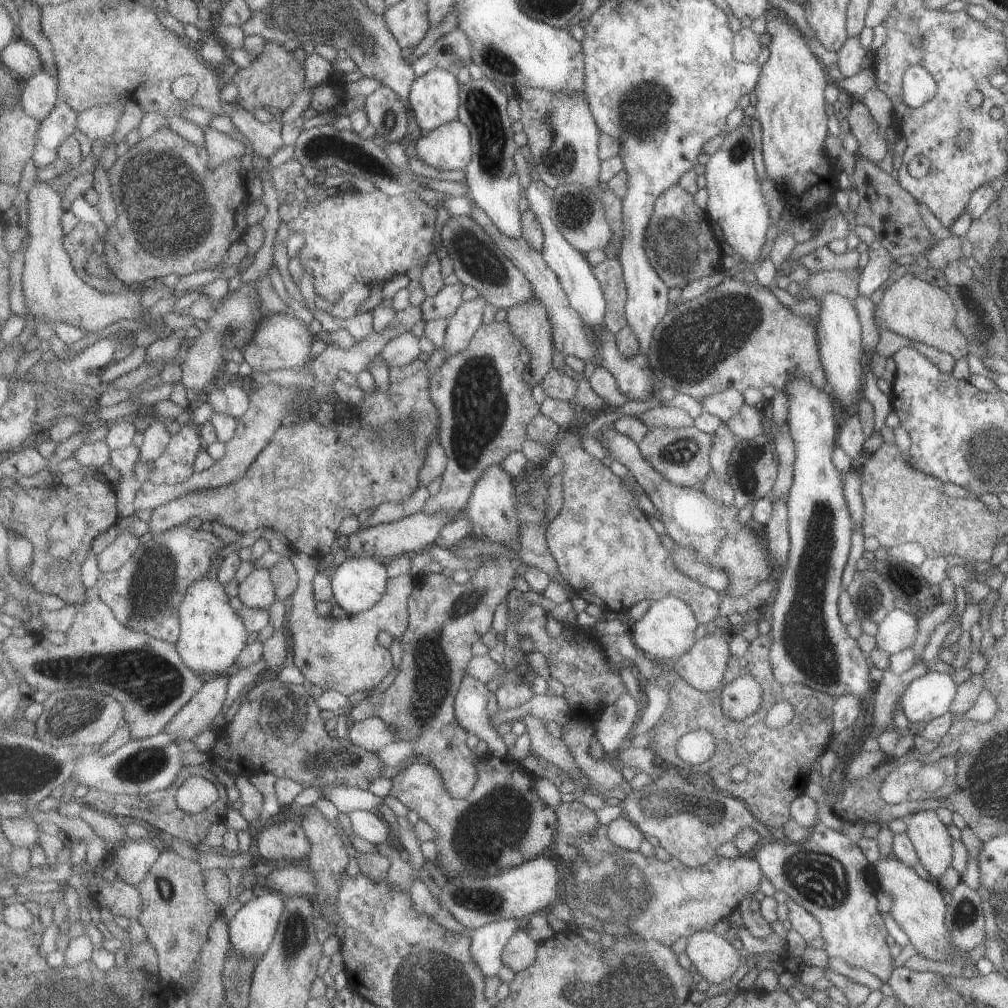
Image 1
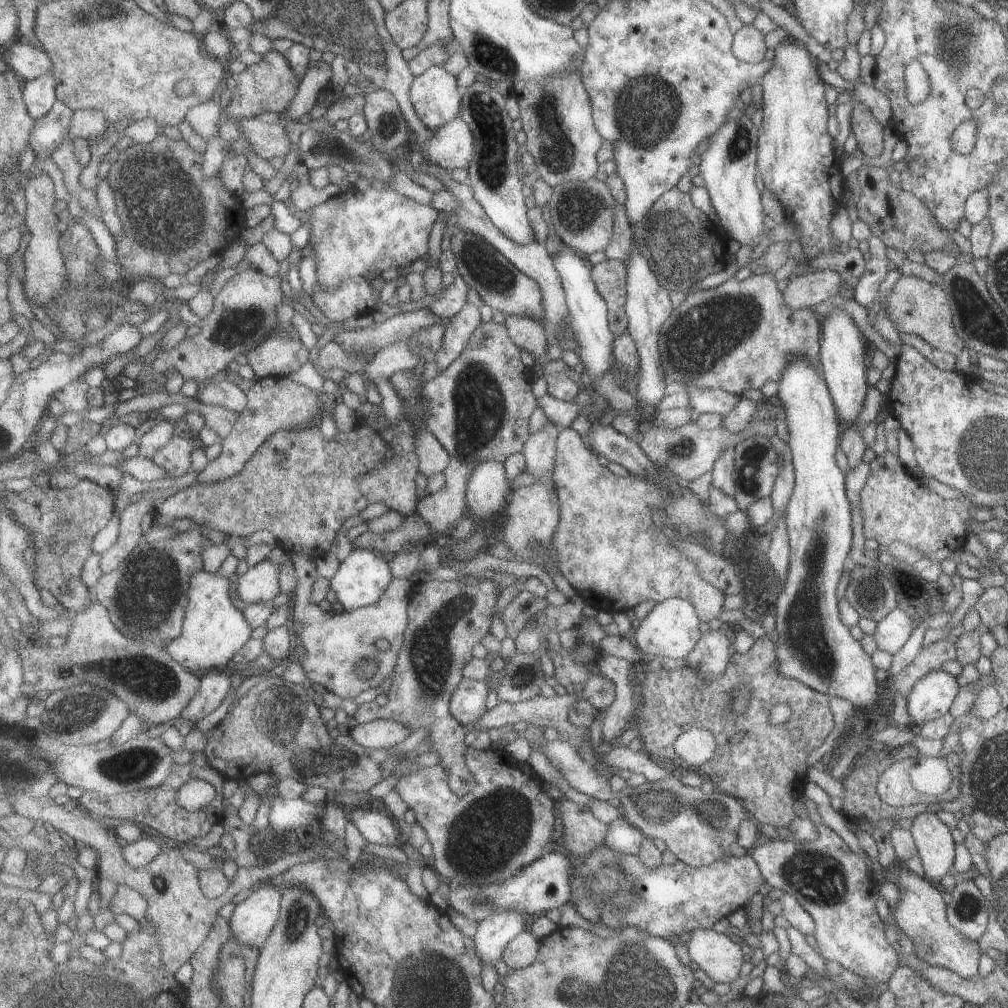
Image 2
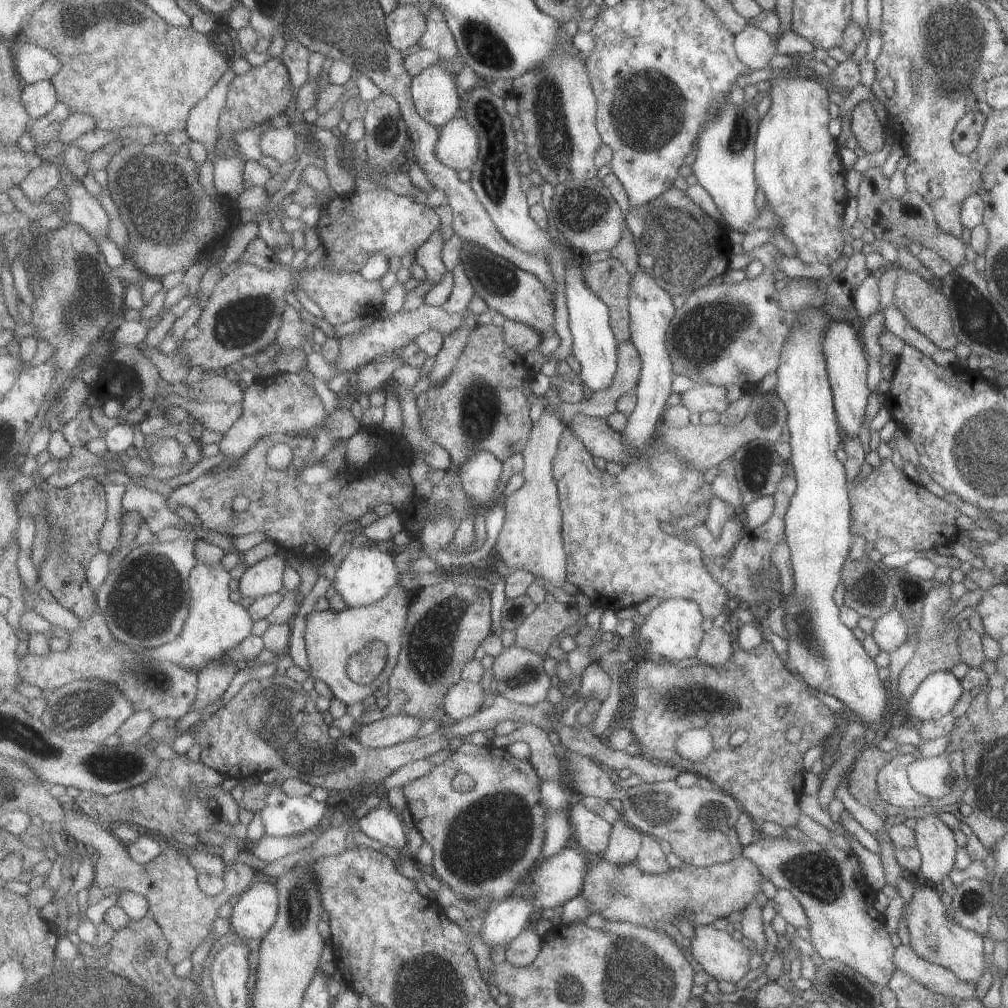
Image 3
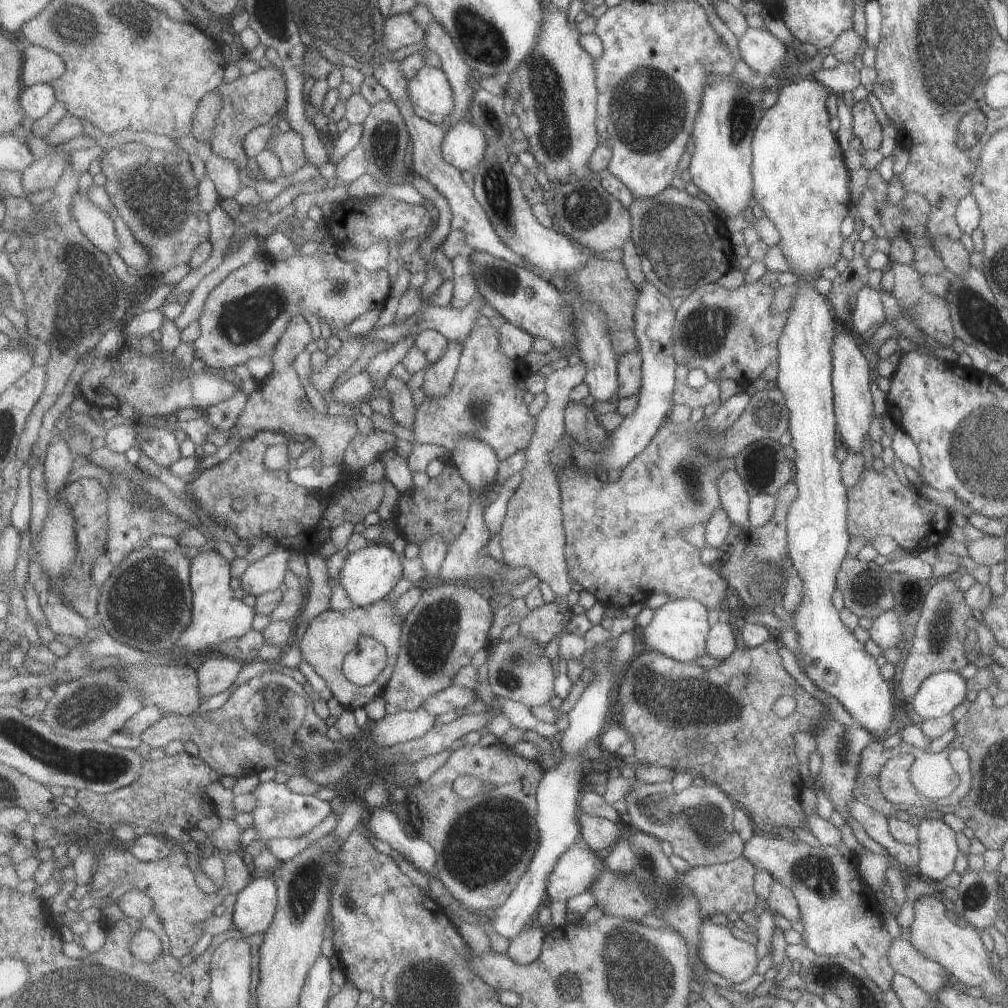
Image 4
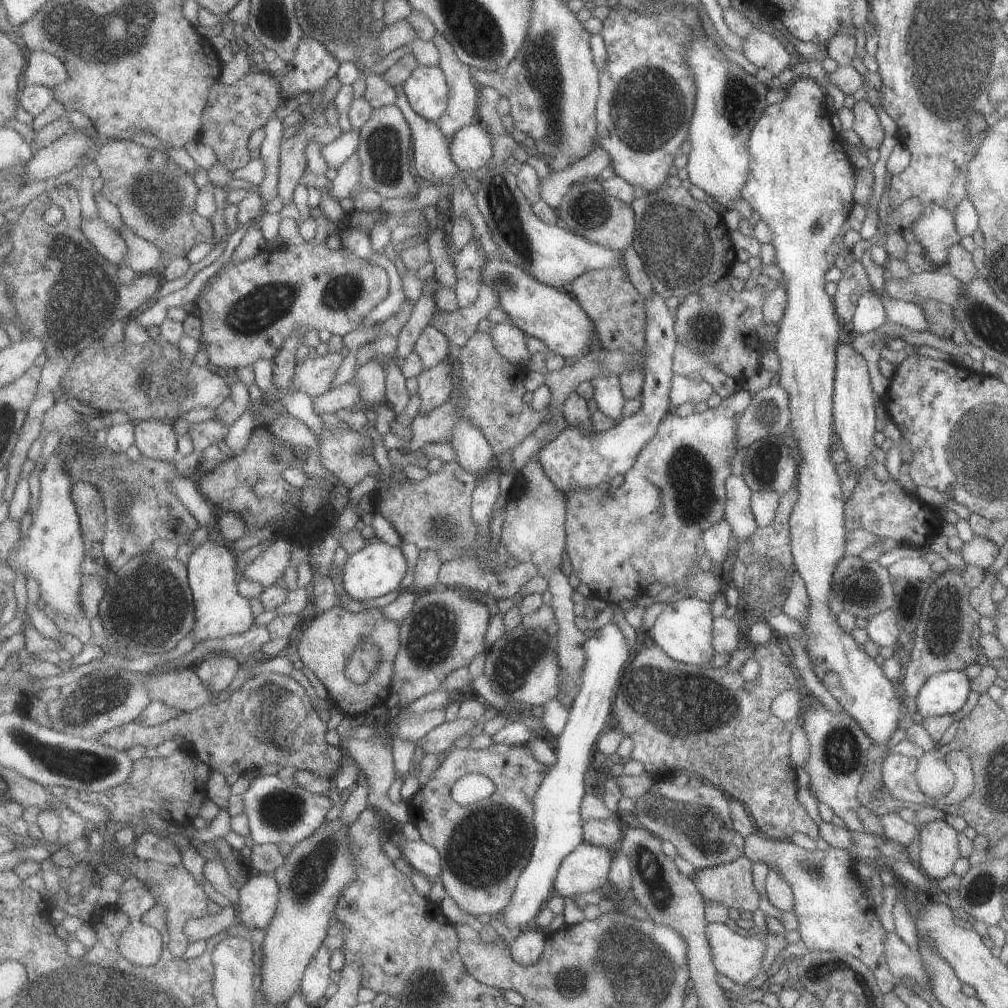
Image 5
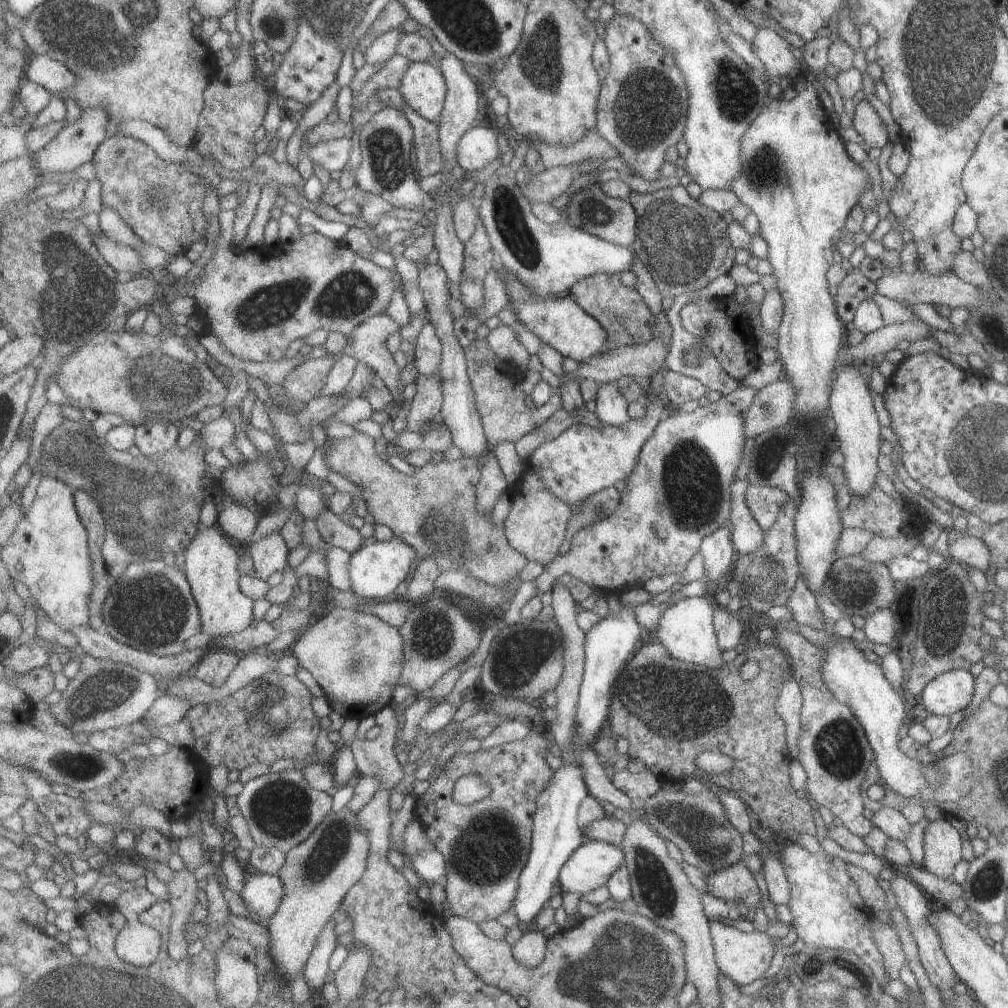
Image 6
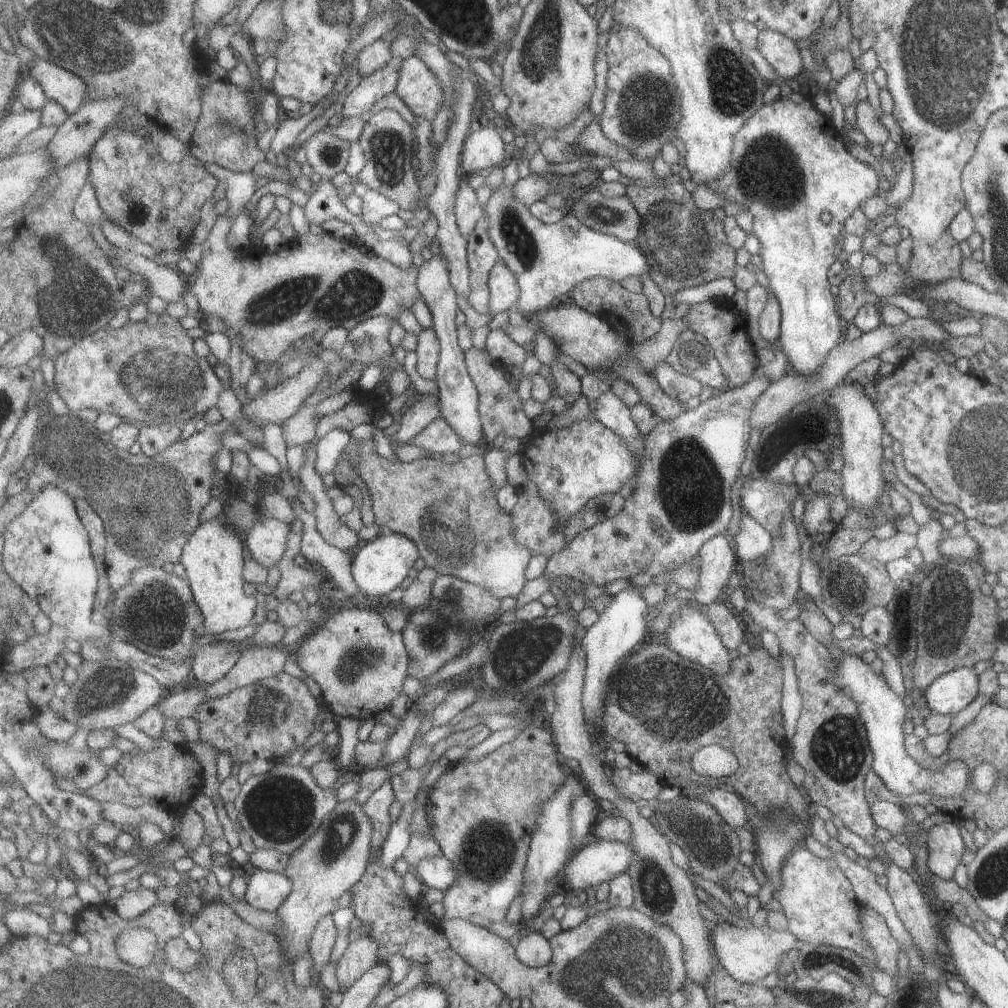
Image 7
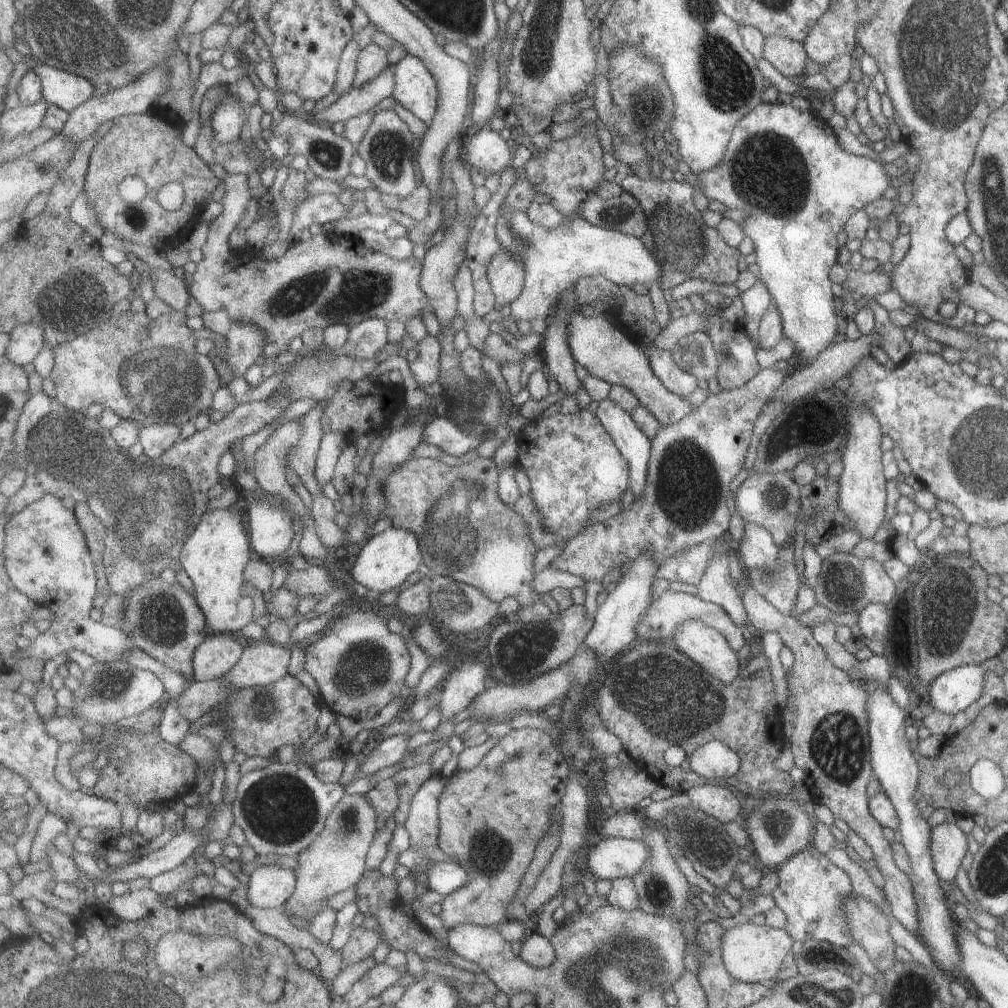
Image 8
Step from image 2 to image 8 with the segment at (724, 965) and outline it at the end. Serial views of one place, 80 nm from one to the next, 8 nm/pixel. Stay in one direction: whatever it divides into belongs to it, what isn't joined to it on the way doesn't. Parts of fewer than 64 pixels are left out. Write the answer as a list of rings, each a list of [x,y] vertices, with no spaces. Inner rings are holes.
[[[752,922],[743,923],[725,931],[722,936],[722,957],[729,974],[733,978],[746,983],[770,983],[781,970],[787,954],[795,939],[789,931],[770,927],[767,924],[755,925]]]

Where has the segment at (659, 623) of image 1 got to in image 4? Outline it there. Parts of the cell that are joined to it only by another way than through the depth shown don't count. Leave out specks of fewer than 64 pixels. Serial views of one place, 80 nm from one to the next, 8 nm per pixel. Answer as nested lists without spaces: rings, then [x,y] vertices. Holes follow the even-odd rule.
[[[671,599],[653,613],[648,625],[644,627],[642,642],[649,650],[656,650],[668,657],[684,663],[693,663],[706,654],[709,638],[709,610],[695,599]]]

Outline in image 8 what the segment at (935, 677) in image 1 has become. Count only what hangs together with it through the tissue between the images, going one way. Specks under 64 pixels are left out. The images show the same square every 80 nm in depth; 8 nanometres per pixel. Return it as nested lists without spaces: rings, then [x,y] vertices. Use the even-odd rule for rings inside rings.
[[[959,665],[941,673],[926,688],[929,704],[940,713],[957,714],[981,694],[985,671],[979,665]]]

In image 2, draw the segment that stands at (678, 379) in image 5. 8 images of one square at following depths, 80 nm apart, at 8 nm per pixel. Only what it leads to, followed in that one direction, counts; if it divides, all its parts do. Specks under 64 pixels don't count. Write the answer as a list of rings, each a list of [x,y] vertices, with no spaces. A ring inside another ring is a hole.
[[[695,388],[689,392],[693,409],[701,414],[710,412],[726,417],[741,402],[742,396],[721,389]]]

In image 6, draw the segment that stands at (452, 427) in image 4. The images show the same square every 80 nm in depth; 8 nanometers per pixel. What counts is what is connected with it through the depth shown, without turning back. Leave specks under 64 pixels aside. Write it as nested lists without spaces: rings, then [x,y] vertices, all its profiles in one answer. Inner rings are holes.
[[[486,339],[474,340],[470,347],[465,349],[468,362],[468,373],[476,394],[478,408],[485,434],[492,448],[500,442],[520,441],[526,434],[537,430],[552,414],[562,407],[562,396],[559,390],[553,393],[552,400],[542,407],[529,408],[525,404],[525,395],[521,381],[525,372],[513,367],[487,344]]]

